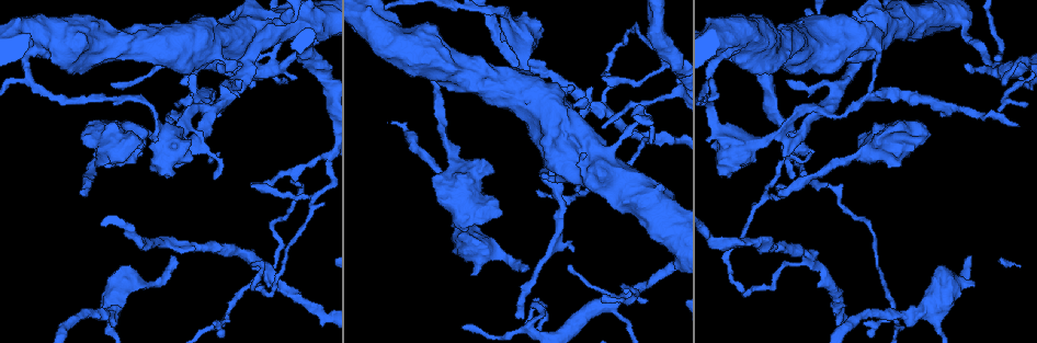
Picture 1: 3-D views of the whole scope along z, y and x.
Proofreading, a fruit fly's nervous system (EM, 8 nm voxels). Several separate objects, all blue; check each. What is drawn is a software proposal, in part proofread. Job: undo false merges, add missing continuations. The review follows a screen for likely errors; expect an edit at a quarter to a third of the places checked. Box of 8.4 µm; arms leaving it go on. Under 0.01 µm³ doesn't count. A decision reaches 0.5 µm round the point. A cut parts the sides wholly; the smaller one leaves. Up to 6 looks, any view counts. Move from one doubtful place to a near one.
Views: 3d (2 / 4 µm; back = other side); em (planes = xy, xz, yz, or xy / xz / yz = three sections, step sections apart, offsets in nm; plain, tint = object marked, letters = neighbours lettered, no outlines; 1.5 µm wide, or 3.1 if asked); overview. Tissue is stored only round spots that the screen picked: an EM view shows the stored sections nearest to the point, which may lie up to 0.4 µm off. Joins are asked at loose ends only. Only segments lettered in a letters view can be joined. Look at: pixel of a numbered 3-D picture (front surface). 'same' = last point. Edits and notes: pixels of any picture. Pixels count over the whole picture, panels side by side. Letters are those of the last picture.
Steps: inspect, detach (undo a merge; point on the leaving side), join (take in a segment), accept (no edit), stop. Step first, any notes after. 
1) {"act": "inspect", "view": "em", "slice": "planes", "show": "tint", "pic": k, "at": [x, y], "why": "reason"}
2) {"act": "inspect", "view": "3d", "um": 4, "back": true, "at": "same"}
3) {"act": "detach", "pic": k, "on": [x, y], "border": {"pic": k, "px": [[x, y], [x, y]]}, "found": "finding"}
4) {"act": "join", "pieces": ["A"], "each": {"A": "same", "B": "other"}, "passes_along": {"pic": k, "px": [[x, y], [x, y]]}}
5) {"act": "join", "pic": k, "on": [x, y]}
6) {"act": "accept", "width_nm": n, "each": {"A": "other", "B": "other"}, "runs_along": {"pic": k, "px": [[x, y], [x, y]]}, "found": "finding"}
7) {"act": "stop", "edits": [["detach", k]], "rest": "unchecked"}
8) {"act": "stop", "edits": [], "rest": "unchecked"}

{"act": "inspect", "view": "em", "slice": "yz", "step": 8, "show": "tint", "pic": 1, "at": [271, 294], "why": "sharp bend"}

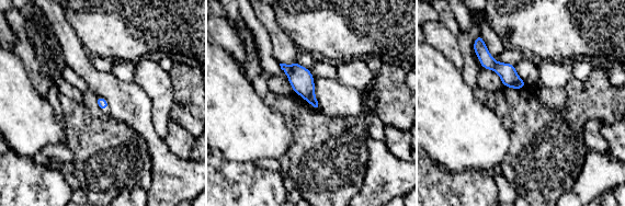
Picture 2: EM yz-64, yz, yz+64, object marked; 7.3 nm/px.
{"act": "inspect", "view": "em", "slice": "planes", "show": "letters", "at": "same"}

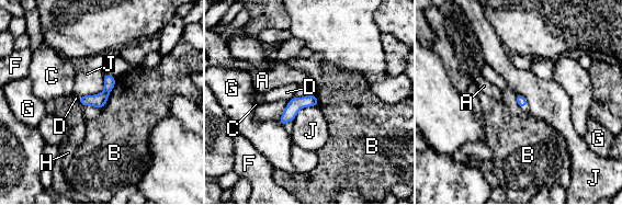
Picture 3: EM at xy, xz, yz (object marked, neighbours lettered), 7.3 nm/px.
{"act": "detach", "pic": 3, "on": [99, 101], "each": {"A": "other", "B": "other", "C": "other", "D": "other", "F": "other", "G": "other", "H": "other", "J": "other"}, "part_leaving": {"pic": 3, "px": [[314, 98], [301, 102], [282, 121]]}, "found": "a second neuron is stuck on"}

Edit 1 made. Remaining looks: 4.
{"act": "inspect", "view": "em", "slice": "planes", "show": "tint", "pic": 1, "at": [778, 191], "why": "thin end"}

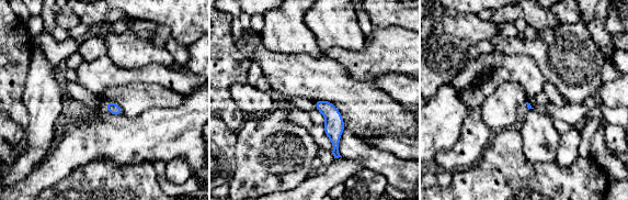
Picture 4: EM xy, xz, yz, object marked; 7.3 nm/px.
{"act": "inspect", "view": "em", "slice": "planes", "show": "letters", "at": "same"}

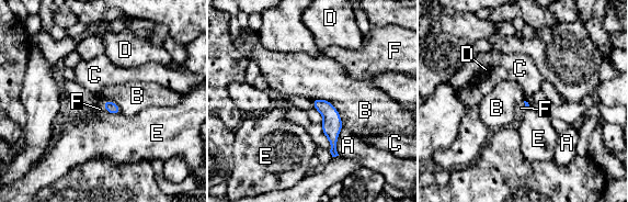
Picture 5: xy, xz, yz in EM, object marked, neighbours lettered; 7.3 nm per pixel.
{"act": "join", "pieces": ["F"], "each": {"A": "other", "B": "other", "C": "other", "D": "other", "E": "other", "F": "same"}, "found": "it goes on there"}

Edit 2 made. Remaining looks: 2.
{"act": "stop", "edits": [["detach", 3], ["join", 5]], "rest": "unchecked"}

